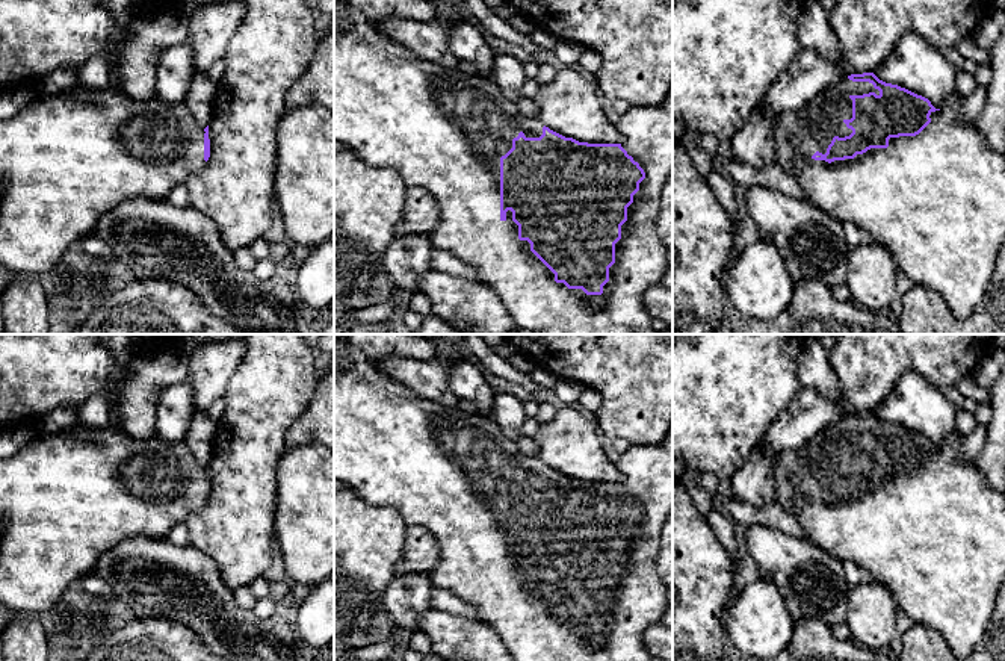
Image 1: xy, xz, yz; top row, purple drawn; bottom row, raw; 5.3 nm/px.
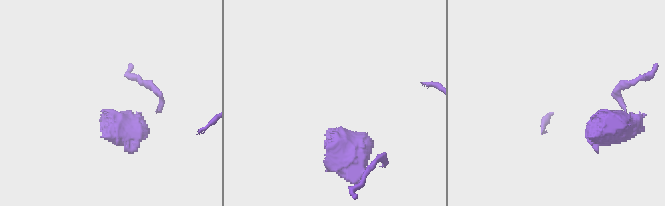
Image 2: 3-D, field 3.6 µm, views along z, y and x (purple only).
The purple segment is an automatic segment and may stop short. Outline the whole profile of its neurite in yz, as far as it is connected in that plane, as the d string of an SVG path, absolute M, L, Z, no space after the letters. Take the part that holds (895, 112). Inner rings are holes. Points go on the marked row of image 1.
M874 73L851 74L827 86L802 107L781 113L774 130L774 160L798 182L812 204L840 222L851 222L867 231L877 244L887 248L895 263L914 284L937 290L958 319L966 319L975 312L994 274L997 254L1005 245L1005 156L987 145L975 123L961 118L963 101L964 98L955 92L935 109L928 98L886 83Z

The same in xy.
M79 85L62 94L35 98L14 118L0 121L0 266L5 266L17 277L36 278L50 272L71 247L77 245L82 237L94 233L98 219L104 213L136 197L166 198L172 188L184 183L190 174L203 169L209 157L209 126L199 130L184 103L169 106L157 97L147 101L136 101L121 91L110 88L89 89Z

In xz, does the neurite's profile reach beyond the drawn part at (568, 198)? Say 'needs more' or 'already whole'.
needs more

